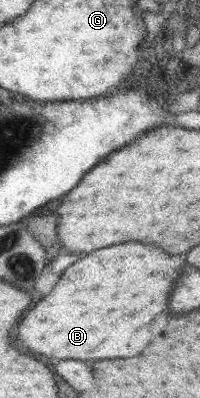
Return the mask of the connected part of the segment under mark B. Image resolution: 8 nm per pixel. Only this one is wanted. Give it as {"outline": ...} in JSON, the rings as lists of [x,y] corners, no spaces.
{"outline":[[[139,243],[111,245],[87,253],[83,259],[71,263],[59,277],[57,285],[33,309],[29,309],[17,325],[17,339],[29,351],[53,359],[127,359],[135,357],[151,339],[149,321],[167,305],[173,279],[179,275],[183,261],[165,255],[161,249]]]}

